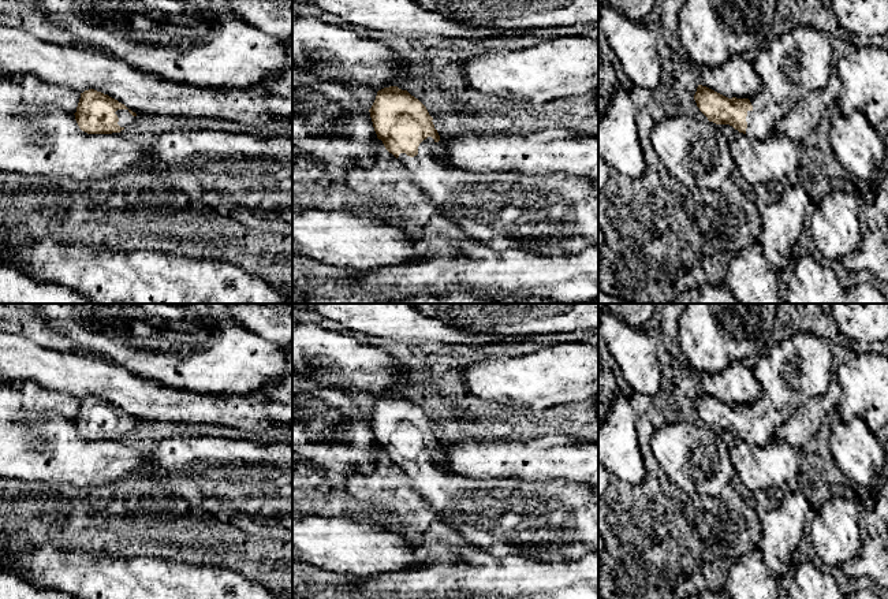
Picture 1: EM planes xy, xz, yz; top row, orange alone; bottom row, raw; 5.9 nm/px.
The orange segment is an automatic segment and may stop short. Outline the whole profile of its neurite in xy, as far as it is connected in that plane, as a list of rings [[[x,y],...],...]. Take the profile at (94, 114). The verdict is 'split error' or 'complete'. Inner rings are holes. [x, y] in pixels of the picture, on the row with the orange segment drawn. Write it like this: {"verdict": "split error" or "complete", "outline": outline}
{"verdict": "split error", "outline": [[[94,89],[81,93],[75,120],[87,134],[120,133],[137,114],[117,100]]]}

